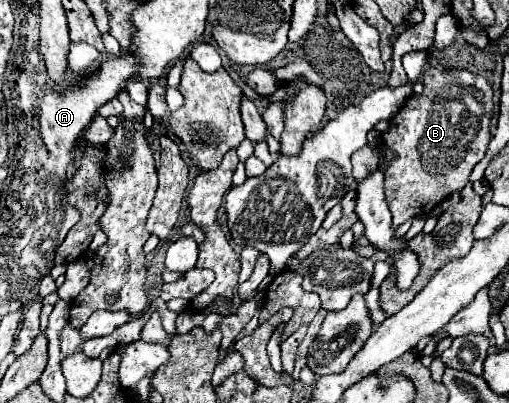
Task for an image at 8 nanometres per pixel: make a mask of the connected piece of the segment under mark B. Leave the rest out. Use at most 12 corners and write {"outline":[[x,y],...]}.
{"outline":[[429,68],[383,144],[395,228],[469,182],[493,88]]}

